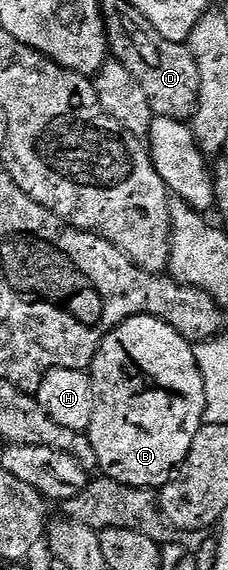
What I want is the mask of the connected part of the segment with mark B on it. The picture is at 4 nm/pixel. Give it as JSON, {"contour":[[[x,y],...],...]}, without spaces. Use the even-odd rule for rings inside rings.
{"contour":[[[132,317],[121,324],[118,329],[105,336],[97,352],[97,357],[93,360],[91,376],[93,378],[93,414],[87,432],[91,439],[91,447],[95,447],[97,469],[104,476],[124,485],[130,485],[136,489],[160,490],[161,486],[169,482],[170,477],[181,468],[181,464],[187,459],[187,455],[191,451],[191,443],[195,443],[195,435],[201,430],[205,419],[207,395],[203,391],[203,375],[196,359],[196,348],[187,338],[179,335],[179,331],[175,327],[171,327],[159,319],[154,317]]]}

